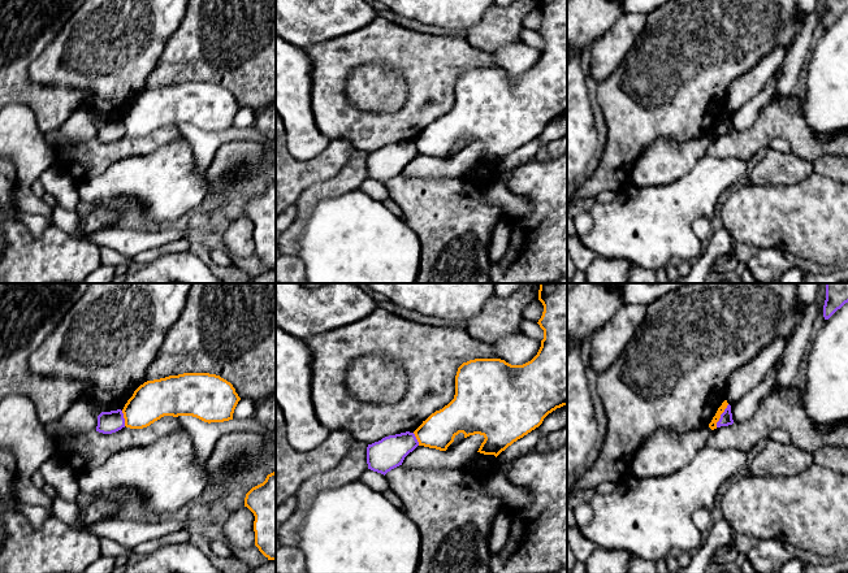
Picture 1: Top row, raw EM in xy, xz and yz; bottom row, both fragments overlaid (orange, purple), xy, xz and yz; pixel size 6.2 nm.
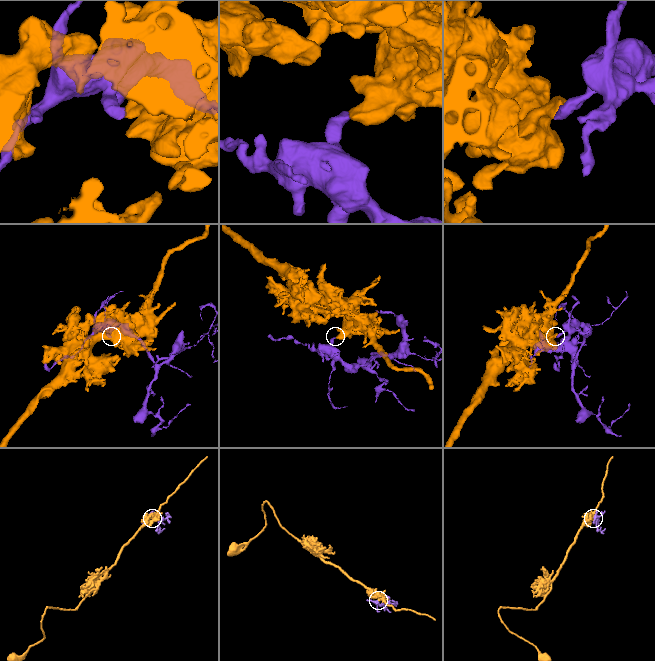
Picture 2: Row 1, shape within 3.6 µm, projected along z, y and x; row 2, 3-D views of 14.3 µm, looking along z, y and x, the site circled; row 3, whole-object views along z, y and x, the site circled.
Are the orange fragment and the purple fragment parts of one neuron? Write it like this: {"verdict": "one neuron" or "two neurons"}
{"verdict": "two neurons"}

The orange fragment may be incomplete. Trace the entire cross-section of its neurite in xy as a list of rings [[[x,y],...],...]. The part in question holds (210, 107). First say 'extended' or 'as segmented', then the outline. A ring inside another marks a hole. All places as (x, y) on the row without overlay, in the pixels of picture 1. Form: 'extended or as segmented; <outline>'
as segmented; [[[183,82],[140,94],[125,113],[125,135],[143,138],[164,125],[192,125],[204,131],[233,129],[241,107],[230,91],[209,82]]]

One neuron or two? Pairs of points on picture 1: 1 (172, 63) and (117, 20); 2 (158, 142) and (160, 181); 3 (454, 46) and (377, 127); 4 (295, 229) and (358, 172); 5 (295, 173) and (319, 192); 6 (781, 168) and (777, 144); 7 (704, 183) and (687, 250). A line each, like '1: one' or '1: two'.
1: two
2: two
3: one
4: one
5: two
6: two
7: one

